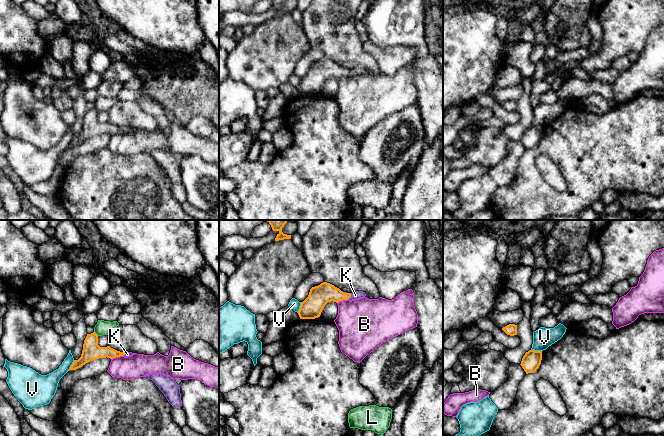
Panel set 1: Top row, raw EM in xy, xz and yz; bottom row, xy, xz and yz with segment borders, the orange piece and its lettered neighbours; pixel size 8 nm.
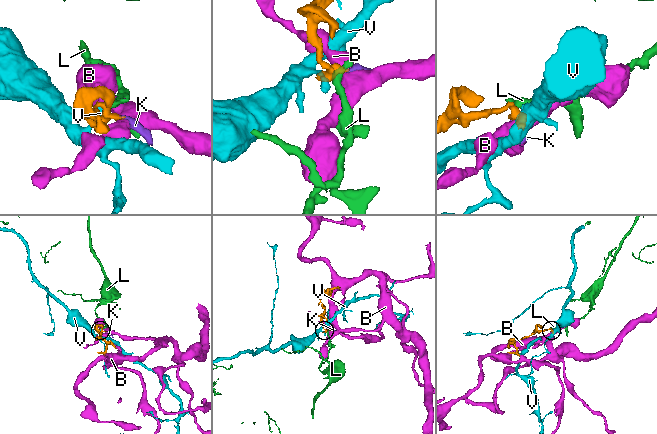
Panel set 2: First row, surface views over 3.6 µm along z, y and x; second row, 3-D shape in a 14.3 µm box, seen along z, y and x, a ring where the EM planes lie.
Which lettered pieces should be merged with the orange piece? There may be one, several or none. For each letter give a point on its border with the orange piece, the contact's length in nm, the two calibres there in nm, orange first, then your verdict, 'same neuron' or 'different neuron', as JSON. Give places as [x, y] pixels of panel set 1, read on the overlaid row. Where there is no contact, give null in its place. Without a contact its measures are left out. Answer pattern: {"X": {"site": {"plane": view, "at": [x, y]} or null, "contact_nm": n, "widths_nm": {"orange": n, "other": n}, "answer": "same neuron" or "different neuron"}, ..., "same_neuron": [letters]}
{"B": {"site": {"plane": "xy", "at": [117, 356]}, "contact_nm": 110, "widths_nm": {"orange": 150, "other": 190}, "answer": "different neuron"}, "K": {"site": {"plane": "xz", "at": [350, 296]}, "contact_nm": 60, "widths_nm": {"orange": 170, "other": 70}, "answer": "same neuron"}, "L": {"site": {"plane": "xy", "at": [95, 333]}, "contact_nm": 50, "widths_nm": {"orange": 150, "other": 120}, "answer": "different neuron"}, "V": {"site": {"plane": "xy", "at": [71, 365]}, "contact_nm": 110, "widths_nm": {"orange": 150, "other": 160}, "answer": "different neuron"}, "same_neuron": ["K"]}

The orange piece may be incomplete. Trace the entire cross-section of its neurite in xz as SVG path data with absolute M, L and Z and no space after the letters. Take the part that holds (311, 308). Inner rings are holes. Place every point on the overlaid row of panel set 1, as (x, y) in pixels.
M323 282L310 289L308 297L301 302L300 309L297 313L300 319L315 319L320 317L323 308L328 302L352 301L365 296L366 293L363 291L347 293L330 283Z

